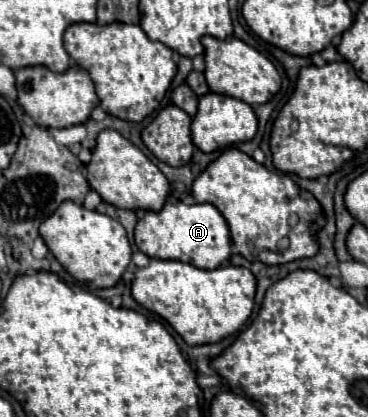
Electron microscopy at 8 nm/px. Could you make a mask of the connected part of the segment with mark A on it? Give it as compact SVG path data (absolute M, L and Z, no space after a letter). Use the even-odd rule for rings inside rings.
M167 202L159 212L145 212L135 226L135 244L149 258L179 260L197 268L213 270L229 260L231 238L225 218L211 204L171 204Z

